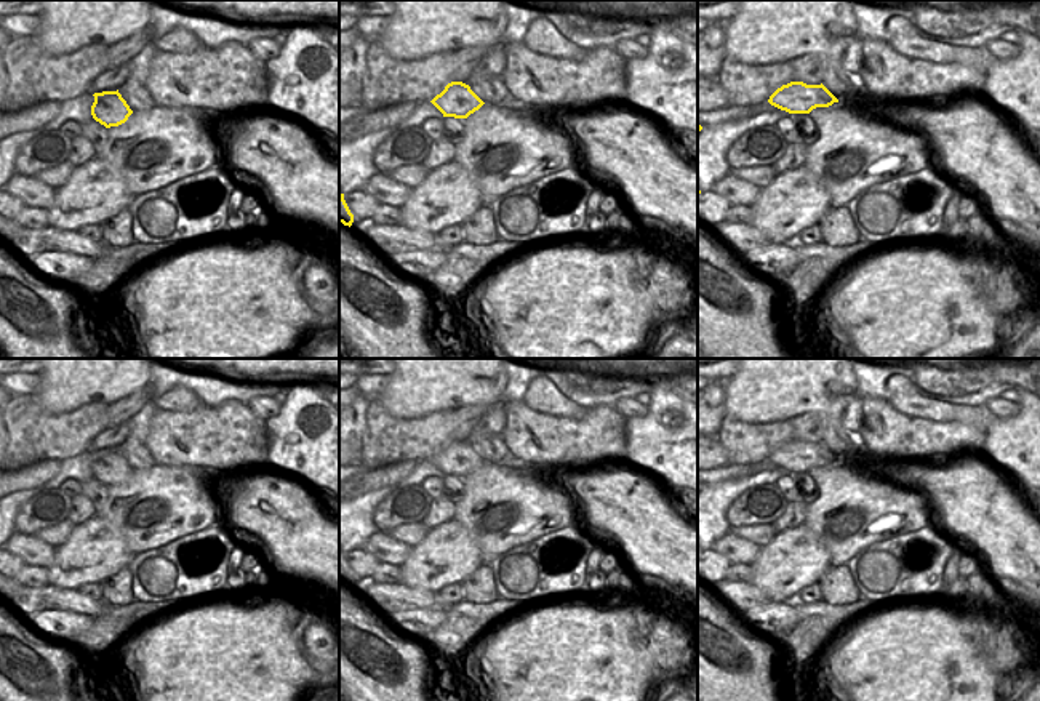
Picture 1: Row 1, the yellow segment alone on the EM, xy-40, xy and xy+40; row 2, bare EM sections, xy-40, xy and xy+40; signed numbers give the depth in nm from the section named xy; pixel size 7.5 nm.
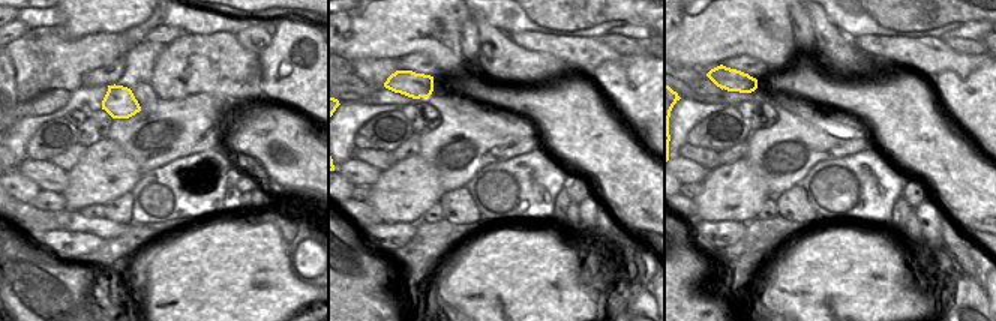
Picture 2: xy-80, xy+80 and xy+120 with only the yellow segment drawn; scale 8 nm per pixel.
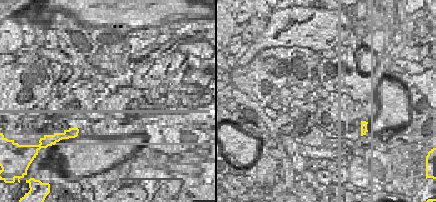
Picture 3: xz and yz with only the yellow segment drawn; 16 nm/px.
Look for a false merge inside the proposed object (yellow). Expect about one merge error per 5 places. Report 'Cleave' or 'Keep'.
Keep

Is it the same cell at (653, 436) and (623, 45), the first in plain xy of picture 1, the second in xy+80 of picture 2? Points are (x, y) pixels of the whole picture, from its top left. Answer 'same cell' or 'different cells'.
different cells

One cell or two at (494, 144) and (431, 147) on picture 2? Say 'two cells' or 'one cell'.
one cell

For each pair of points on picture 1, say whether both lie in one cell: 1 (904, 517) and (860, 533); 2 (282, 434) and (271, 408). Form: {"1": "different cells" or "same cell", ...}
{"1": "same cell", "2": "different cells"}

